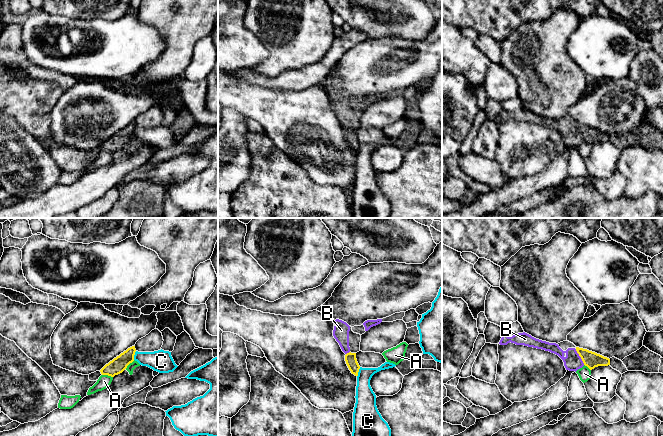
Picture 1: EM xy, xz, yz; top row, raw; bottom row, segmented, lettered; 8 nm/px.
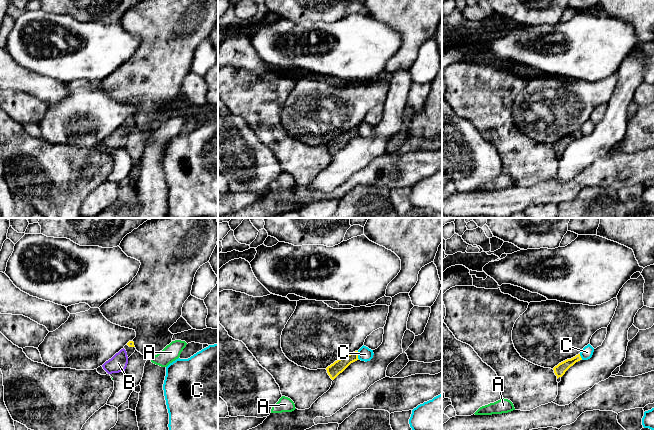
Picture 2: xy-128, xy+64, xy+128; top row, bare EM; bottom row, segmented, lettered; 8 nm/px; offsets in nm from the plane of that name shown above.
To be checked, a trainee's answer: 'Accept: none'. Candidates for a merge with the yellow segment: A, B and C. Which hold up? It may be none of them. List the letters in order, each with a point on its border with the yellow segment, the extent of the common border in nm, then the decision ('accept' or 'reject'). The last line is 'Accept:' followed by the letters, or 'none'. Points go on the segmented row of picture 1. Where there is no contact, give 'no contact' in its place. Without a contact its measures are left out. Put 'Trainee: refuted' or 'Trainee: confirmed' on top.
Trainee: refuted
A: xy (107, 374) | 90 nm | reject
B: yz (580, 356) | 150 nm | accept
C: xz (358, 371) | 80 nm | reject
Accept: B

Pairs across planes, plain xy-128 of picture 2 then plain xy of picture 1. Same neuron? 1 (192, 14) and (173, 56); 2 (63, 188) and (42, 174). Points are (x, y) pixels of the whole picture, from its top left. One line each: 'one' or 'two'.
1: one
2: one

